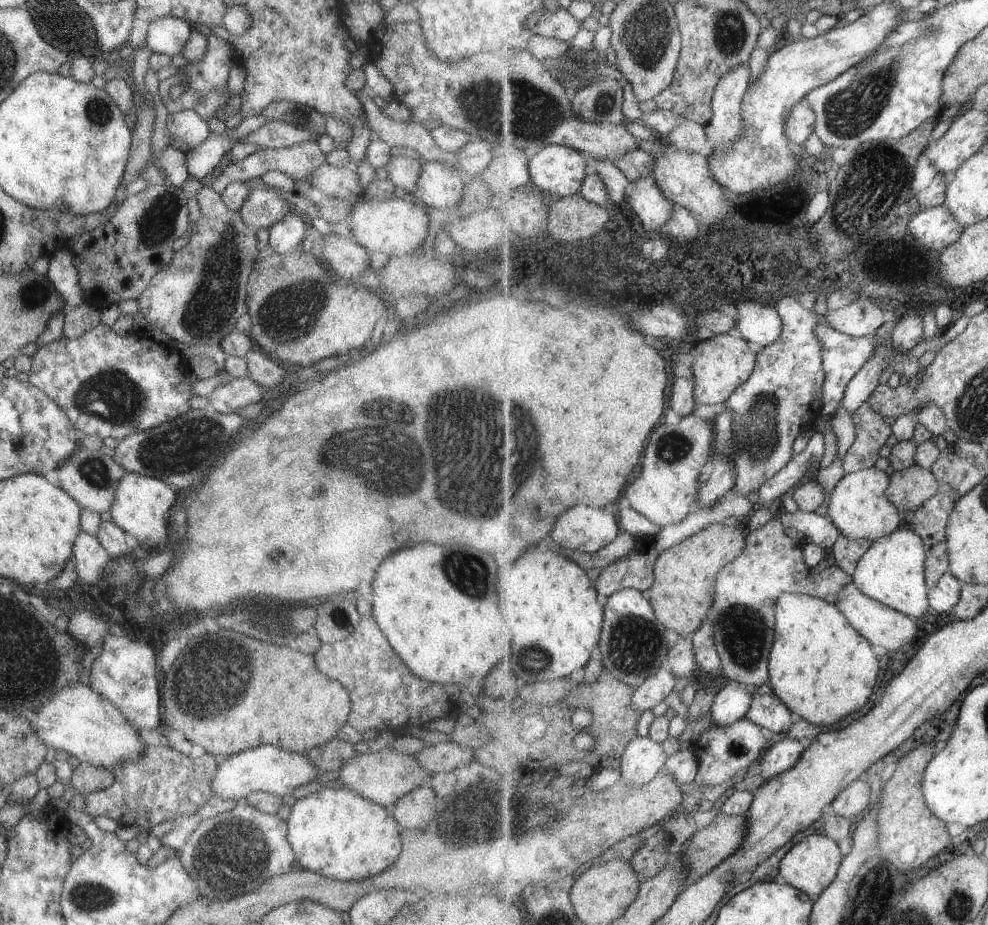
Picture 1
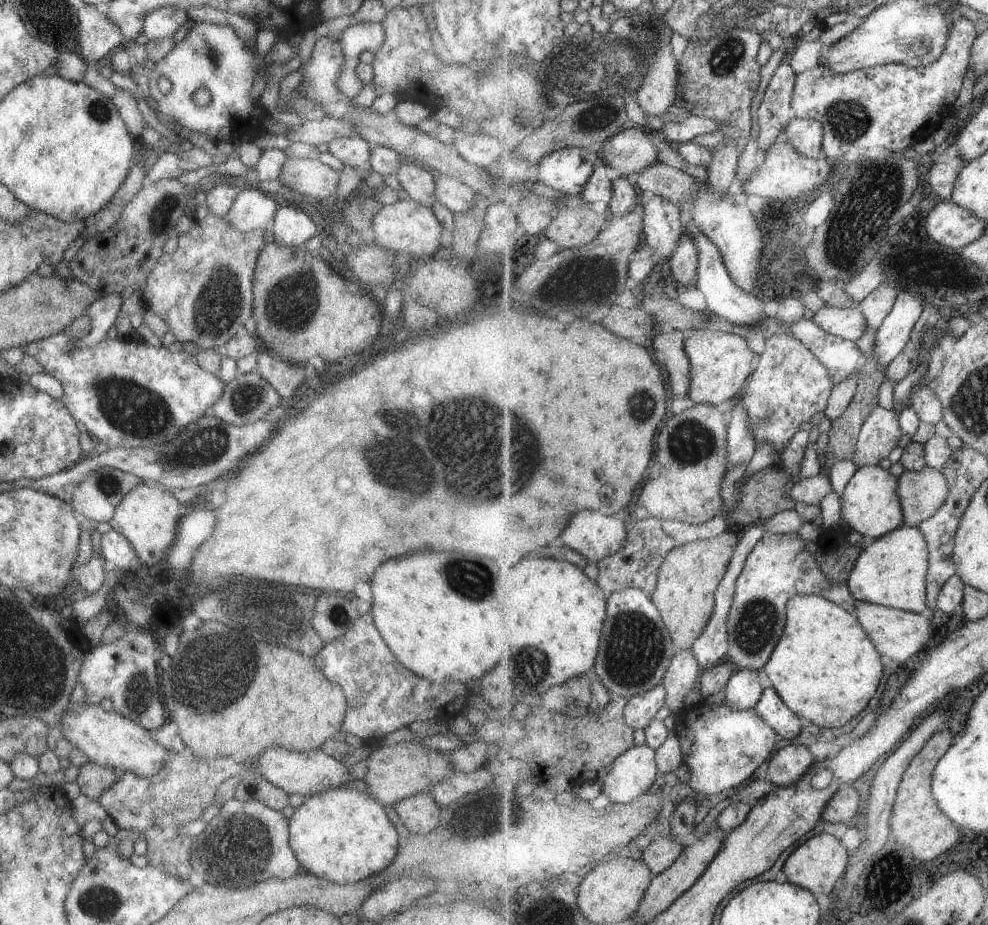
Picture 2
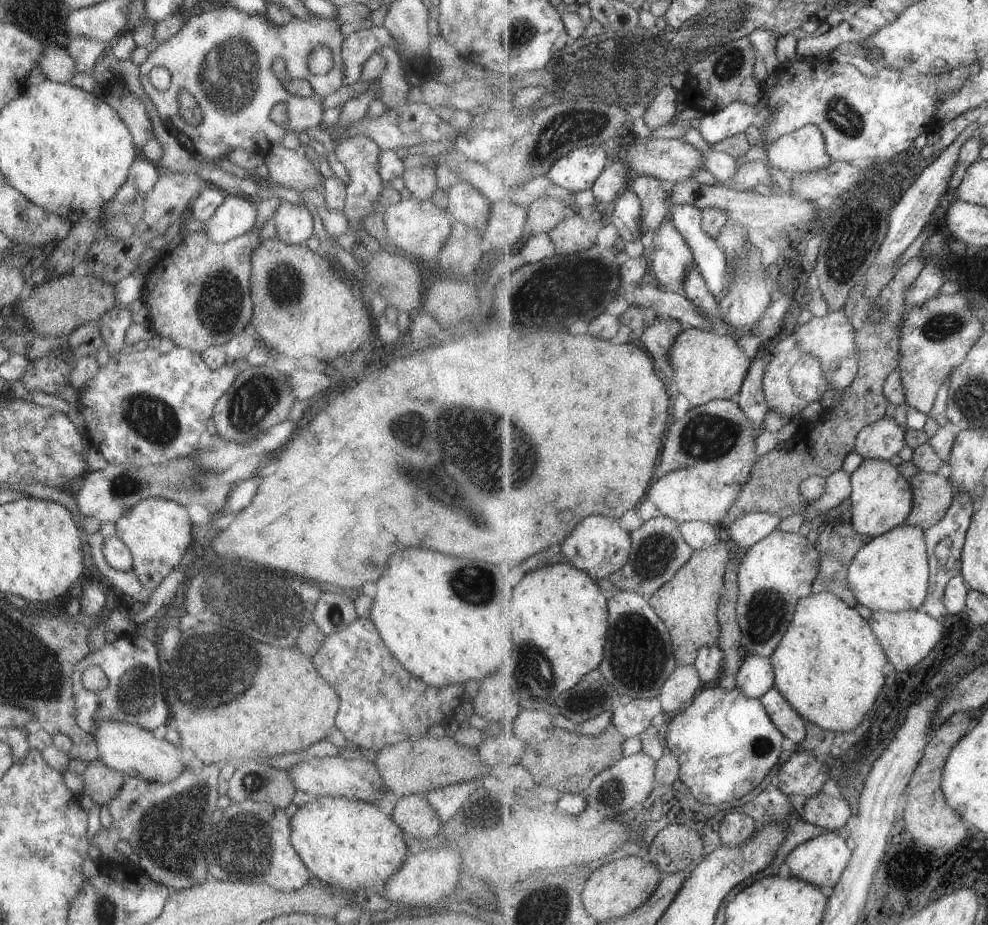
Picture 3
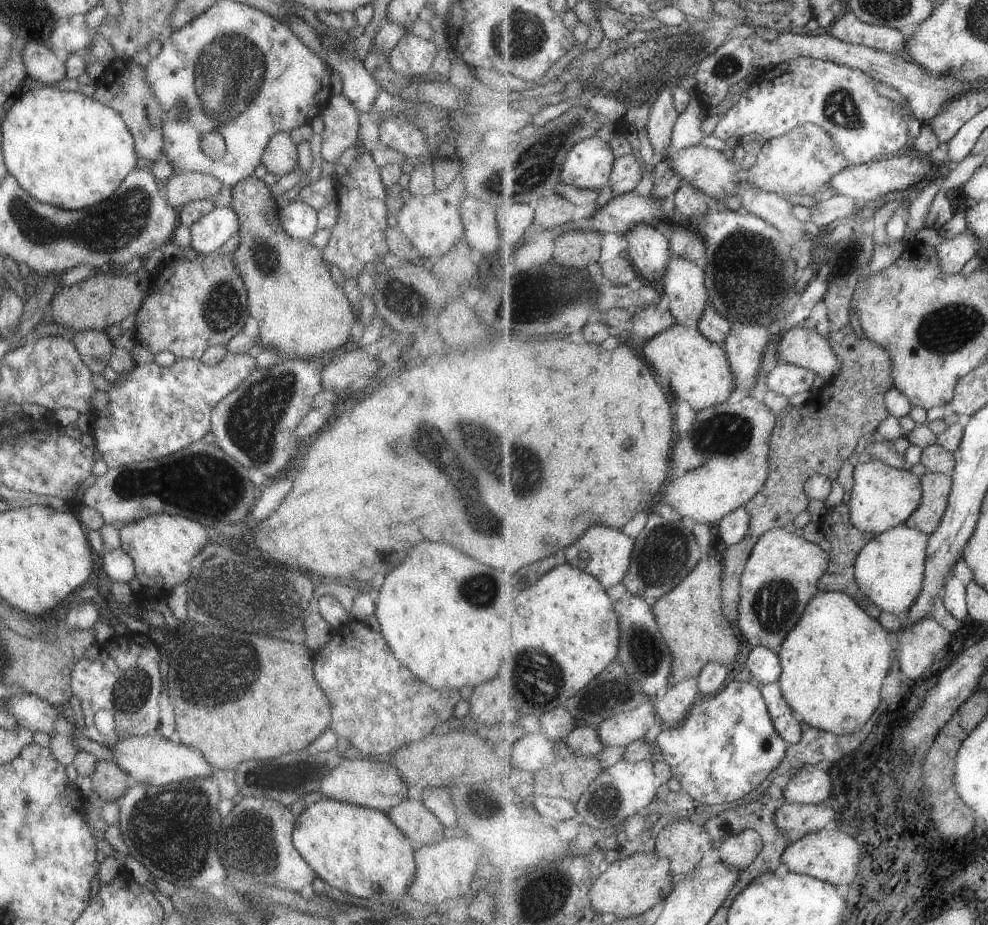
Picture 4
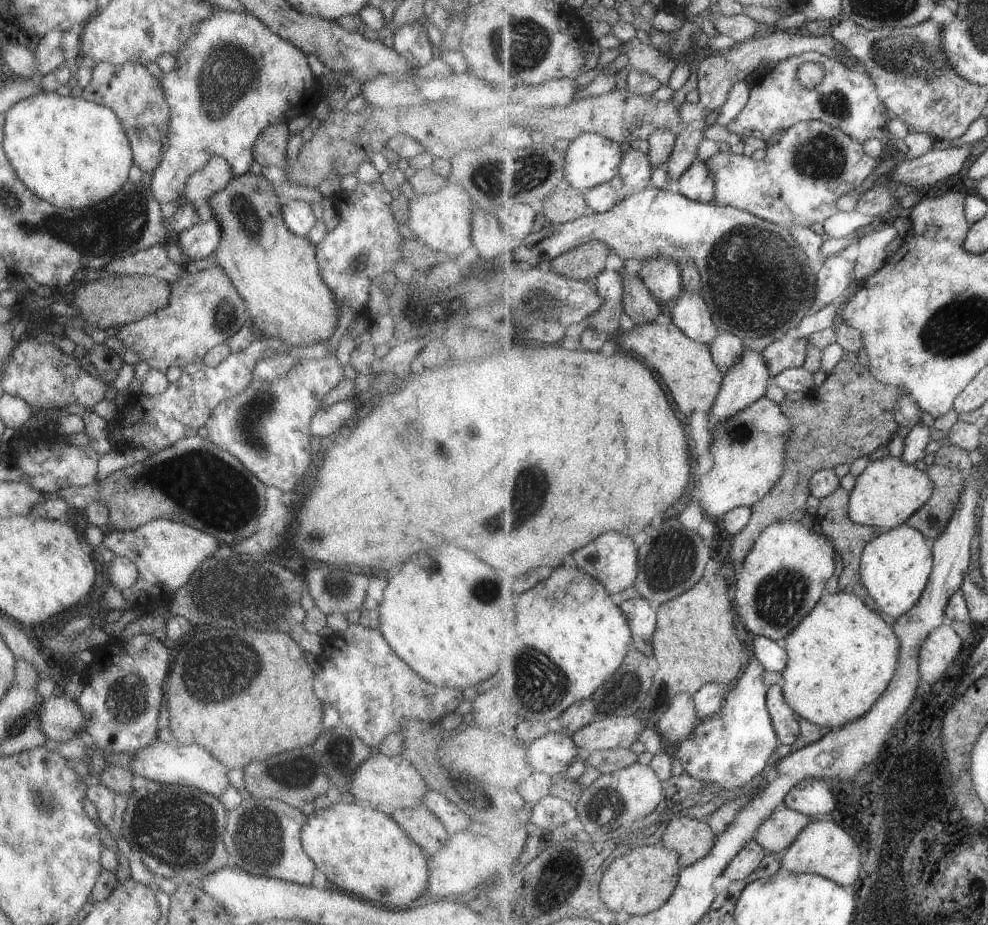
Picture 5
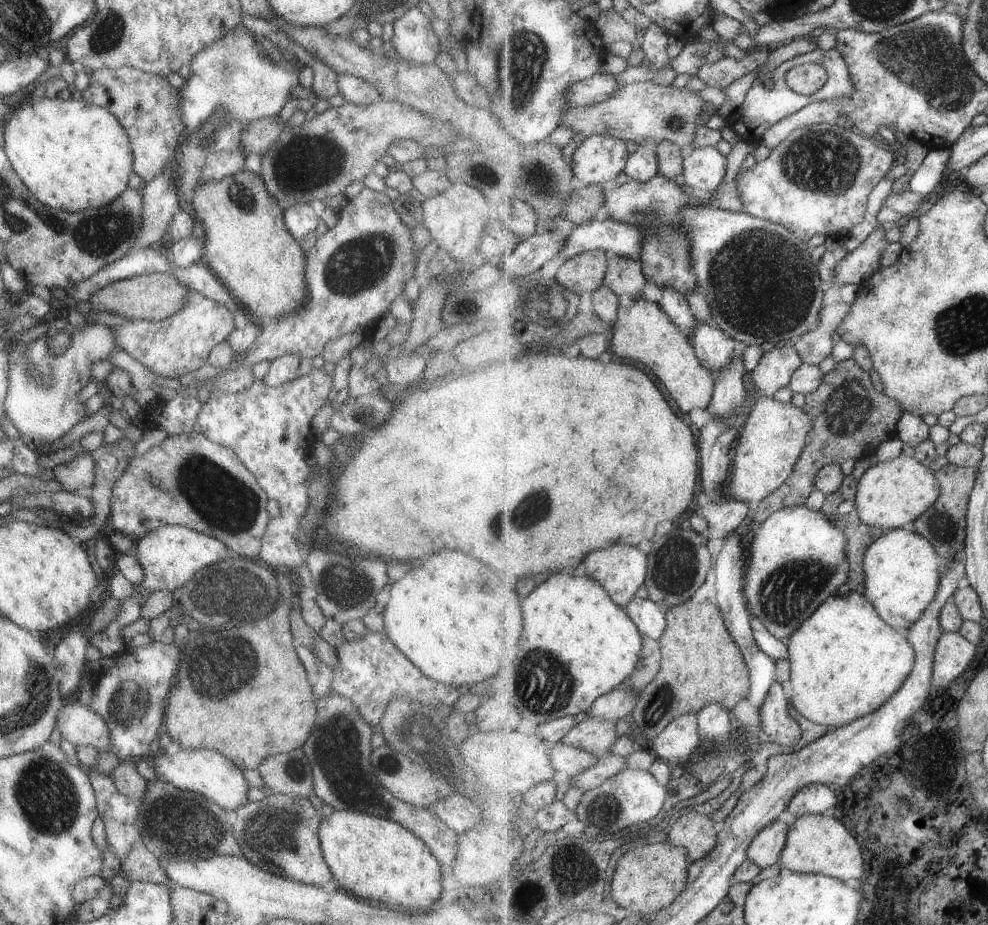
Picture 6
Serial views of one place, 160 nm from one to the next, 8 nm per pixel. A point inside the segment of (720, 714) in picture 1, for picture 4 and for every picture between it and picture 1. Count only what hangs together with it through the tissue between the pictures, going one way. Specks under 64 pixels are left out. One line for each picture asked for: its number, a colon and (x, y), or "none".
2: (743, 692)
3: (756, 677)
4: (764, 664)

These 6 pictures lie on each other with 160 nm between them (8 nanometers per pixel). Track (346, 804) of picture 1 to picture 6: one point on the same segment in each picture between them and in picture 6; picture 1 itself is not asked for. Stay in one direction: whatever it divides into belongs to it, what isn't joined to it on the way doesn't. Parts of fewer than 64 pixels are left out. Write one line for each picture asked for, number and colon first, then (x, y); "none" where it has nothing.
2: (341, 835)
3: (352, 845)
4: (358, 850)
5: (359, 849)
6: (374, 858)

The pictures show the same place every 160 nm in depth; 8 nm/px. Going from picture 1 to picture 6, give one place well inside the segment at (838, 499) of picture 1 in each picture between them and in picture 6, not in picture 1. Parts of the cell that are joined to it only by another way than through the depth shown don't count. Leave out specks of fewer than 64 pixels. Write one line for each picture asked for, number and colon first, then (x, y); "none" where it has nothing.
2: (871, 505)
3: (882, 498)
4: (883, 497)
5: (889, 492)
6: (890, 494)

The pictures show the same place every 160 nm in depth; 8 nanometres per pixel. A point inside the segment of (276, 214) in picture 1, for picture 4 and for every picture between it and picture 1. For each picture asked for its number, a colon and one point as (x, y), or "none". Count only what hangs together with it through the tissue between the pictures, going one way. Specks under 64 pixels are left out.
2: (251, 209)
3: (236, 214)
4: (206, 235)

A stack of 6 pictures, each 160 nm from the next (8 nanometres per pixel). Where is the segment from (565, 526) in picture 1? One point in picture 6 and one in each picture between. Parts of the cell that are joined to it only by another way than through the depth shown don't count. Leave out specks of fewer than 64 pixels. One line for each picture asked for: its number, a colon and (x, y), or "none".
2: (596, 537)
3: (600, 546)
4: (605, 553)
5: (613, 560)
6: (622, 570)

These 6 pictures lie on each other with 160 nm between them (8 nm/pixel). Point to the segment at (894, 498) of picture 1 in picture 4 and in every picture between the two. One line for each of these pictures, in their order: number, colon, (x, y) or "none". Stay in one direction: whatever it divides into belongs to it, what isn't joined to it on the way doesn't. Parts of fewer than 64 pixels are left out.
2: (923, 493)
3: (934, 494)
4: (937, 487)

